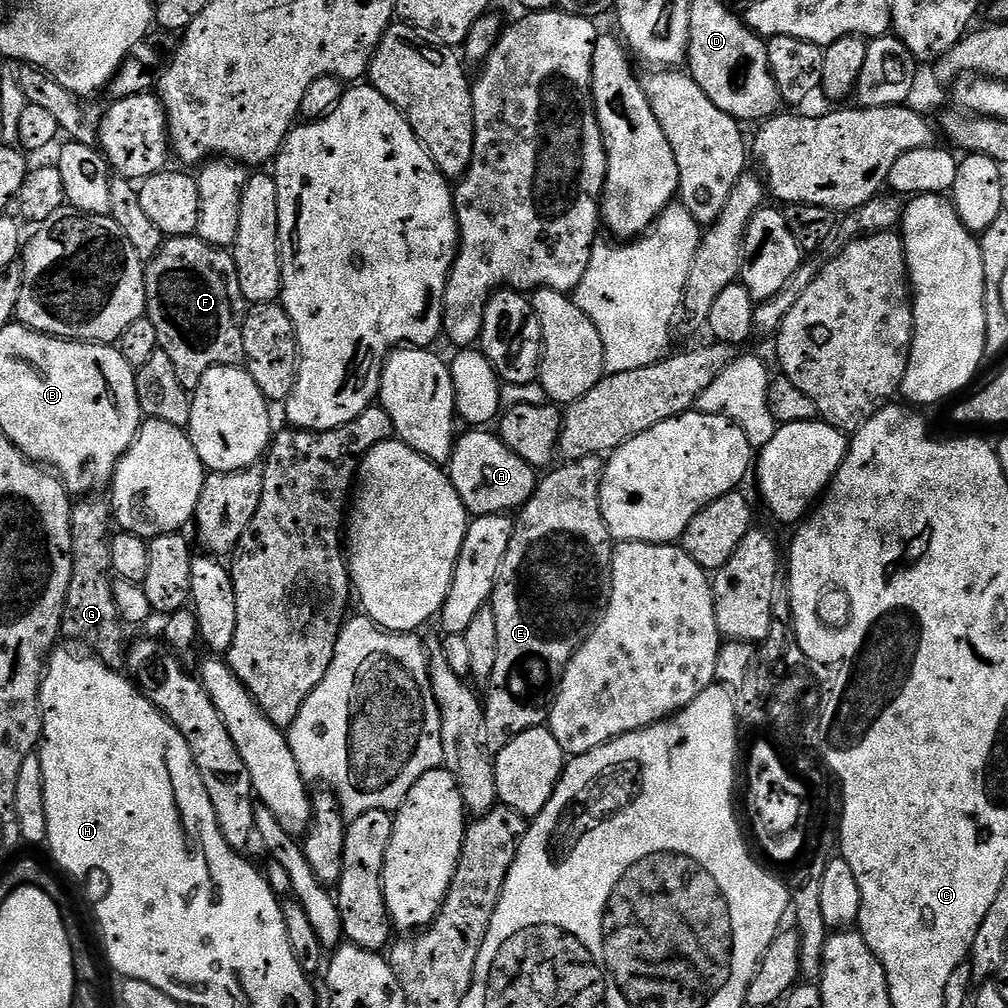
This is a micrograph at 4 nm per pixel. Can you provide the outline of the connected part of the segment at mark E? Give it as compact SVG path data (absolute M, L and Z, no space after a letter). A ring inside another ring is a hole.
M599 455L584 457L581 460L570 460L553 467L547 474L539 477L536 492L528 499L527 504L518 512L516 532L510 538L510 550L506 550L506 558L502 558L500 573L496 579L496 589L492 592L490 606L494 610L494 618L498 621L498 662L494 662L494 674L486 681L488 697L483 697L484 705L484 739L493 753L501 752L509 742L510 734L526 734L526 730L543 728L548 723L548 715L556 700L556 692L560 689L562 678L566 674L566 666L572 655L584 644L584 640L596 628L597 622L604 617L604 611L612 589L612 549L614 541L608 532L606 522L600 509L600 487L604 477L605 461Z

